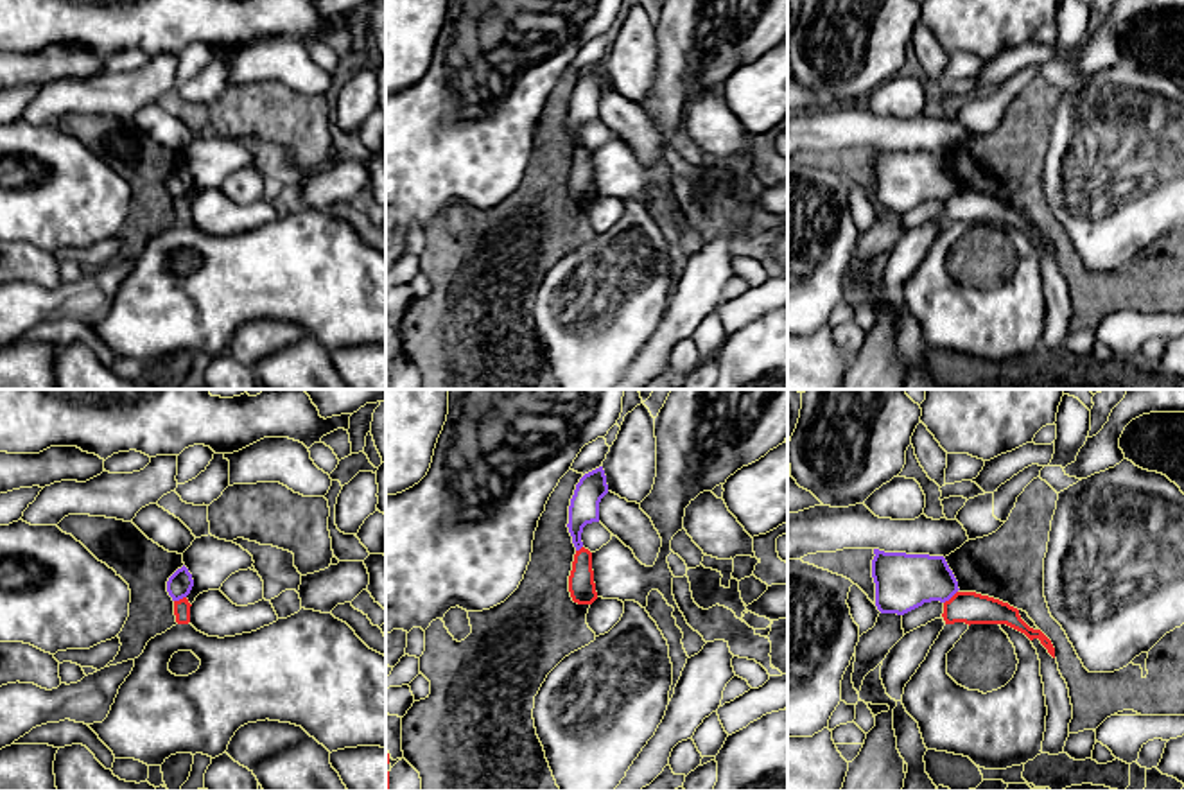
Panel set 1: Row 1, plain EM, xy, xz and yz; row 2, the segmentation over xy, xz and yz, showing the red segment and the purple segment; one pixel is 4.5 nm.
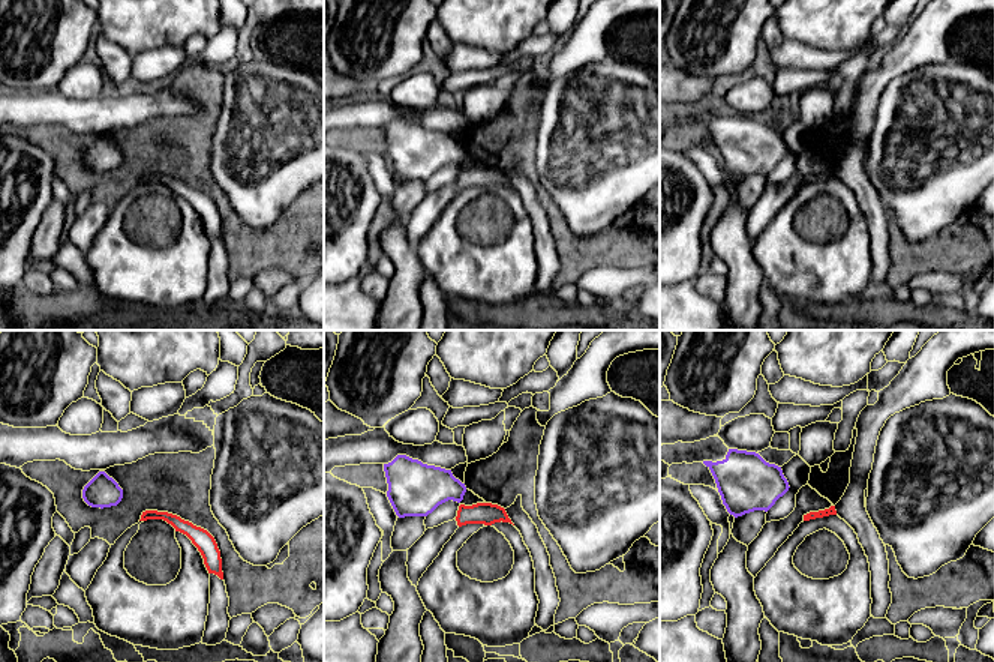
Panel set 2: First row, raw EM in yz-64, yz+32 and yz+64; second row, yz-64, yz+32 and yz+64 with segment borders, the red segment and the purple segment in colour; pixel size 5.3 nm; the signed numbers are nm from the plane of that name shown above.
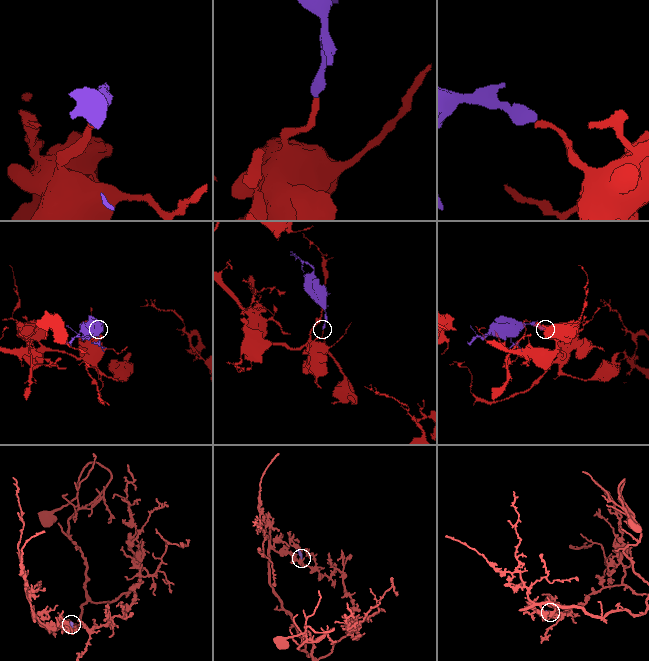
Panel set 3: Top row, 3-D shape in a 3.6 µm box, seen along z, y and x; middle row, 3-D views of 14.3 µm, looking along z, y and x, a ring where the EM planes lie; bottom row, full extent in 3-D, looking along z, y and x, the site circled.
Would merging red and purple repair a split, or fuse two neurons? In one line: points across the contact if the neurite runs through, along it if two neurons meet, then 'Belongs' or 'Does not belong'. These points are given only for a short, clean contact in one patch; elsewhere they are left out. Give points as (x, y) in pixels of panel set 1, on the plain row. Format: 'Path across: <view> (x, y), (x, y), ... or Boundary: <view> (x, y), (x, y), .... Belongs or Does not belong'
Boundary: yz (957, 189), (944, 201). Does not belong

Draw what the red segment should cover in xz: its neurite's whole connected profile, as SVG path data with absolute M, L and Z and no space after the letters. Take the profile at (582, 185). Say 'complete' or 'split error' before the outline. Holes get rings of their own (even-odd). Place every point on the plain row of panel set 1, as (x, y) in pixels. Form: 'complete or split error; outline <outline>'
complete; outline M585 145L574 152L572 169L569 174L569 190L572 199L578 203L592 203L597 197L592 151Z

